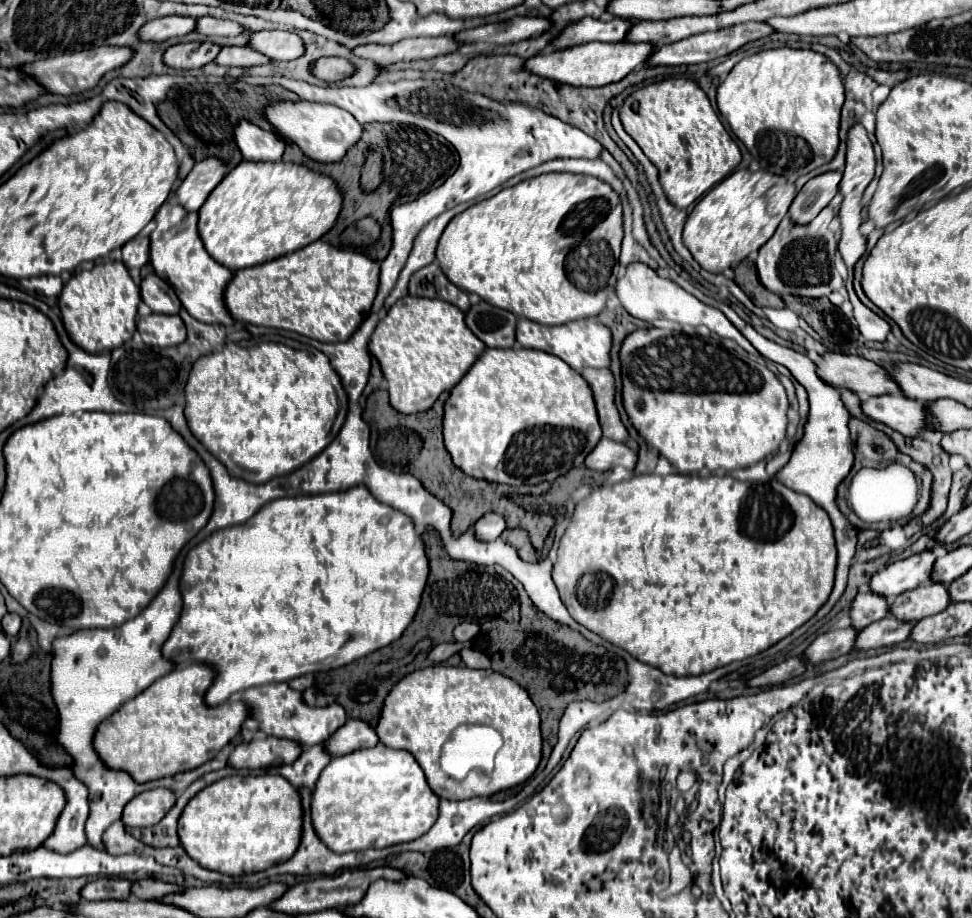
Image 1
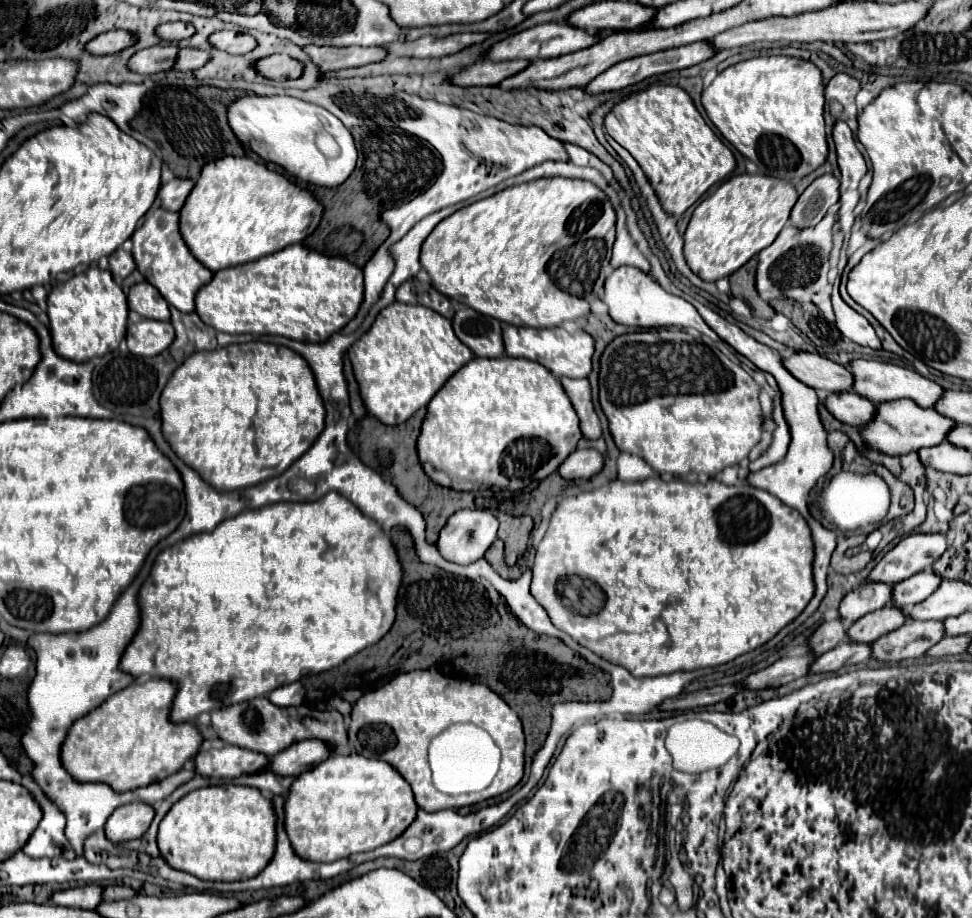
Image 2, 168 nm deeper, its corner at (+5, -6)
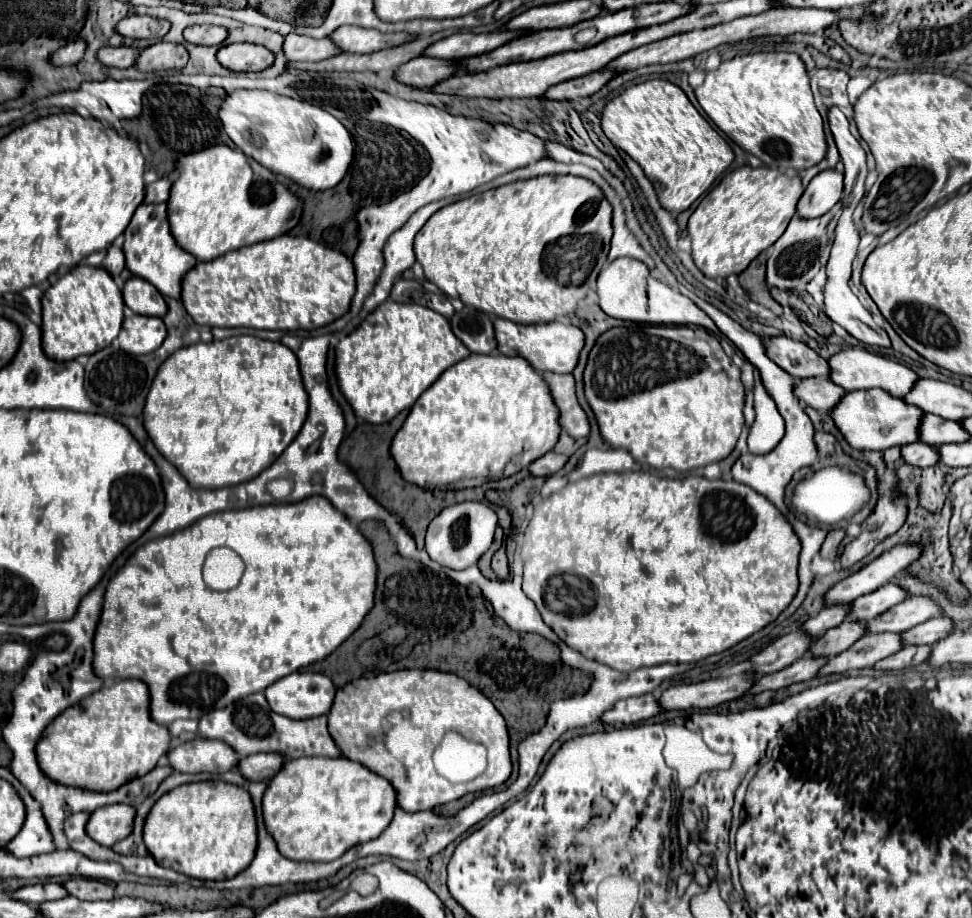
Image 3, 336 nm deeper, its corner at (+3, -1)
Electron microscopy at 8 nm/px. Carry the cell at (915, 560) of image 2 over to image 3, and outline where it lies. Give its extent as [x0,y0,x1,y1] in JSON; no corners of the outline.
[822,543,922,607]

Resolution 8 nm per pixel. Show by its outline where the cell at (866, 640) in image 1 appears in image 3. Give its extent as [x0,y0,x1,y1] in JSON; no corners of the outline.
[746,653,828,695]

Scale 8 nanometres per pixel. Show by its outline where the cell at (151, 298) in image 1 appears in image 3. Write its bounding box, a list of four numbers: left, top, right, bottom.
[122,277,168,317]

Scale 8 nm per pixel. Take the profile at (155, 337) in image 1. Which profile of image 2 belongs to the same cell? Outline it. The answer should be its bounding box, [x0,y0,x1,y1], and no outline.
[126,320,174,356]

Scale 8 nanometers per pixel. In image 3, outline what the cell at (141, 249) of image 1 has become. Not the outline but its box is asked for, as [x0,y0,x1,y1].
[104,247,124,277]

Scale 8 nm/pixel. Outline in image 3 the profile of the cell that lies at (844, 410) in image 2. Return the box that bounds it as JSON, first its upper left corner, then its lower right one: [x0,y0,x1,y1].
[794,375,846,413]

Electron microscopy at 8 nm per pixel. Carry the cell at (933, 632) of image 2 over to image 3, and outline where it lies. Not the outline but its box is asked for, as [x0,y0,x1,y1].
[820,633,902,677]

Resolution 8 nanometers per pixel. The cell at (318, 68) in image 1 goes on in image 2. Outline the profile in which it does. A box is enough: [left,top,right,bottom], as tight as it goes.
[258,54,304,80]

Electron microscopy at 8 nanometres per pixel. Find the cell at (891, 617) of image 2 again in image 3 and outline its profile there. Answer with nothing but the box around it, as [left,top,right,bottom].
[810,621,864,657]

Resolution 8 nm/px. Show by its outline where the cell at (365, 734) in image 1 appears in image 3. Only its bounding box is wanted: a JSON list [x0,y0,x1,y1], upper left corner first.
[236,755,284,781]

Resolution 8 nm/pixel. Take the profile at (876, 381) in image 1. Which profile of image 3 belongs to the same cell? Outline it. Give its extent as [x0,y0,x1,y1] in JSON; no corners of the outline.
[764,335,830,379]

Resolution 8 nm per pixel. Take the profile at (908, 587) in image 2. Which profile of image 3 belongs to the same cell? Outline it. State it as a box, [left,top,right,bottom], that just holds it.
[848,585,908,623]

